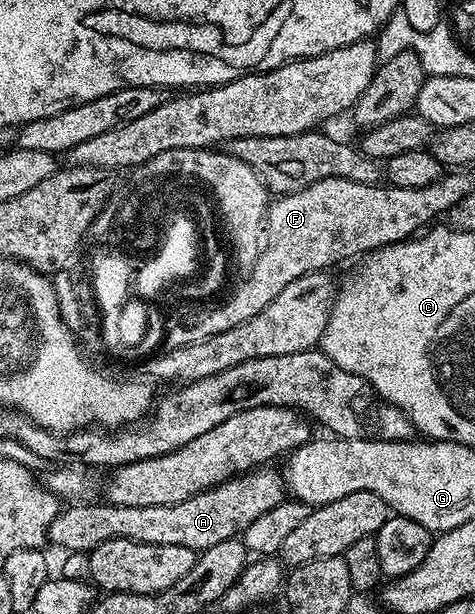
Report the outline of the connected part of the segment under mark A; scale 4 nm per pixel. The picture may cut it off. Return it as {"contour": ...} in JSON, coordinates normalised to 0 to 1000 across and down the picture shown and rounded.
{"contour":[[[535,764],[514,774],[459,787],[438,800],[404,806],[394,816],[368,822],[301,822],[261,826],[227,816],[171,819],[139,824],[107,849],[103,857],[105,886],[131,891],[131,899],[196,897],[227,878],[282,878],[318,888],[385,888],[411,899],[432,897],[514,866],[537,842],[554,831],[549,813],[573,814],[575,774],[566,764]]]}

